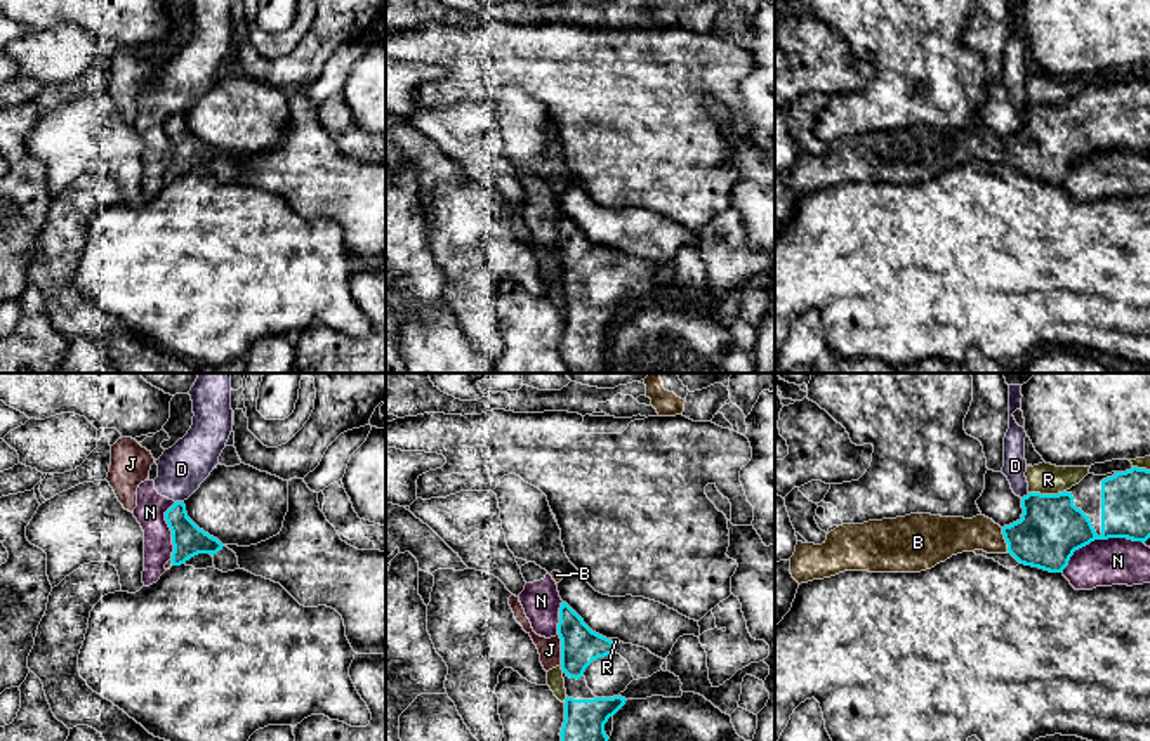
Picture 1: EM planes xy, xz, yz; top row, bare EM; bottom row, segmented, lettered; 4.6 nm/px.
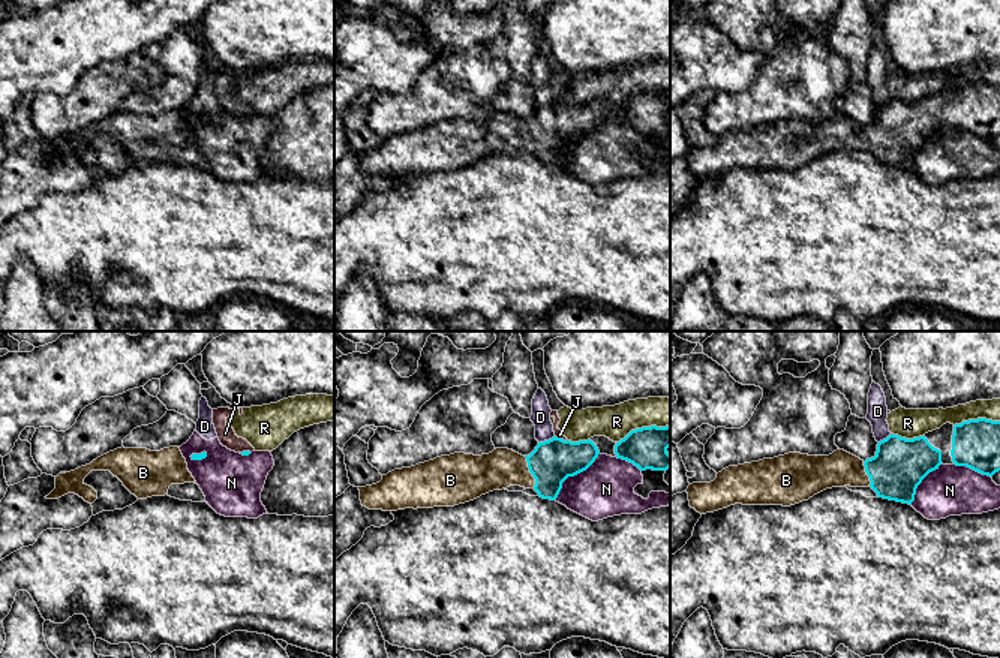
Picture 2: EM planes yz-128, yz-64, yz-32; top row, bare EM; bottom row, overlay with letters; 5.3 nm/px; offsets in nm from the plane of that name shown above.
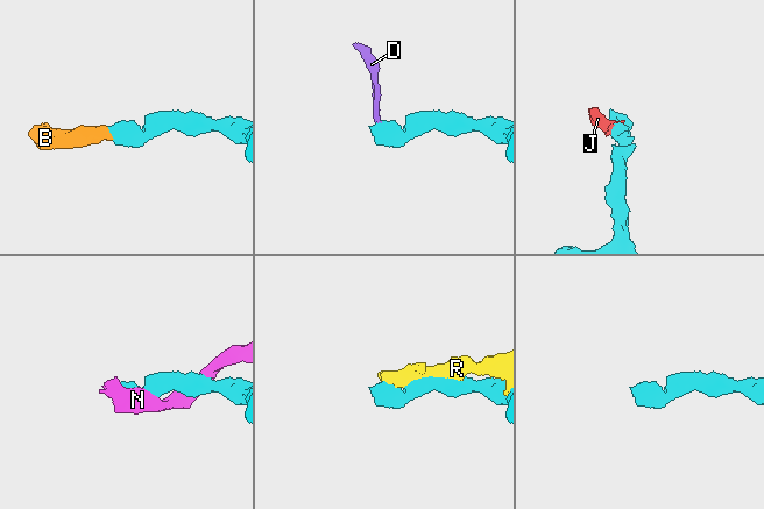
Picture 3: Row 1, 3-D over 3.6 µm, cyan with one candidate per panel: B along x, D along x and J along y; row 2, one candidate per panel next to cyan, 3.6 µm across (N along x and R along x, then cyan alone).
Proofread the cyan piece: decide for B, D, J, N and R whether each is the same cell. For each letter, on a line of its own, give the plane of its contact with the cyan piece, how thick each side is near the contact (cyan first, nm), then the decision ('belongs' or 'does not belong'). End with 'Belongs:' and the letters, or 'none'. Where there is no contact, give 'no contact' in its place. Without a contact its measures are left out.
B: meets cyan in yz; 300 nm thick on the cyan side, 180 nm on the other; belongs
D: meets cyan in yz; 300 nm thick on the cyan side, 110 nm on the other; does not belong
J: meets cyan in xz; 180 nm thick on the cyan side, 110 nm on the other; does not belong
N: meets cyan in yz; 300 nm thick on the cyan side, 220 nm on the other; does not belong
R: meets cyan in yz; 300 nm thick on the cyan side, 140 nm on the other; does not belong
Belongs: B

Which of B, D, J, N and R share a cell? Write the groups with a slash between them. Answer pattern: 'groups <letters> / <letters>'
groups B / D N / J R

